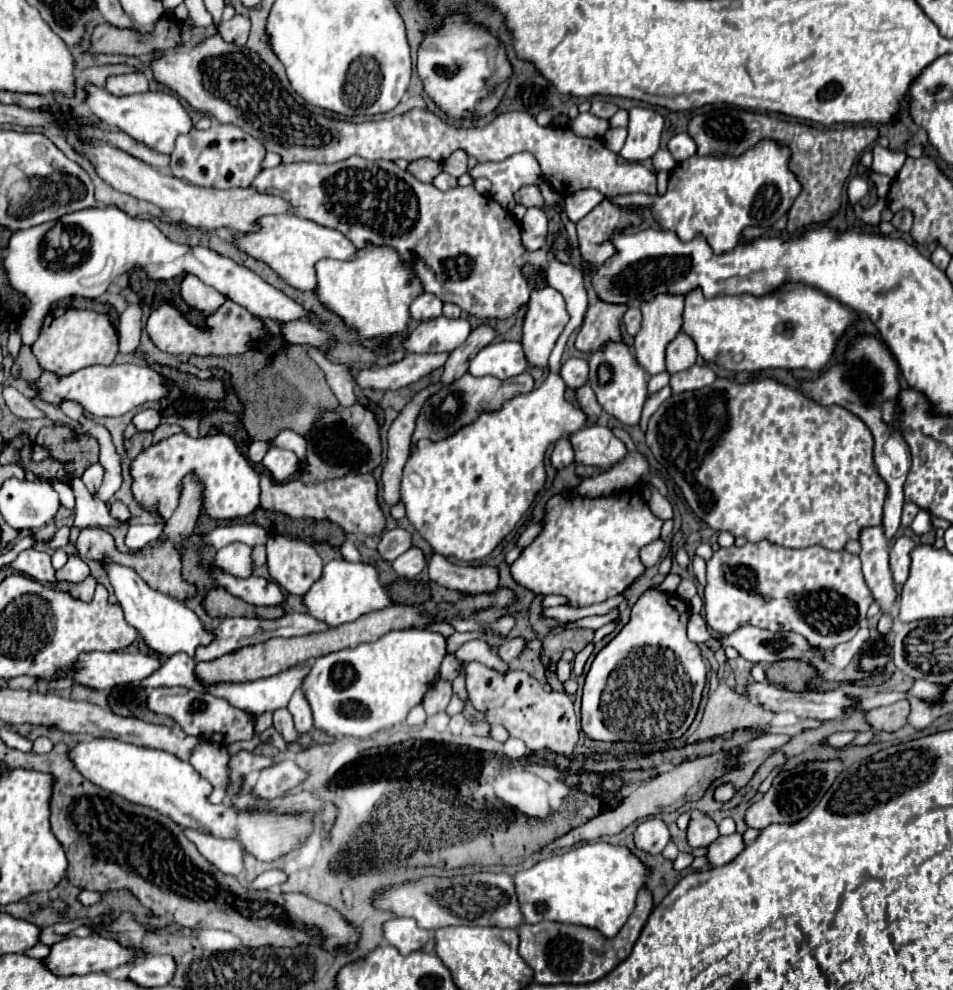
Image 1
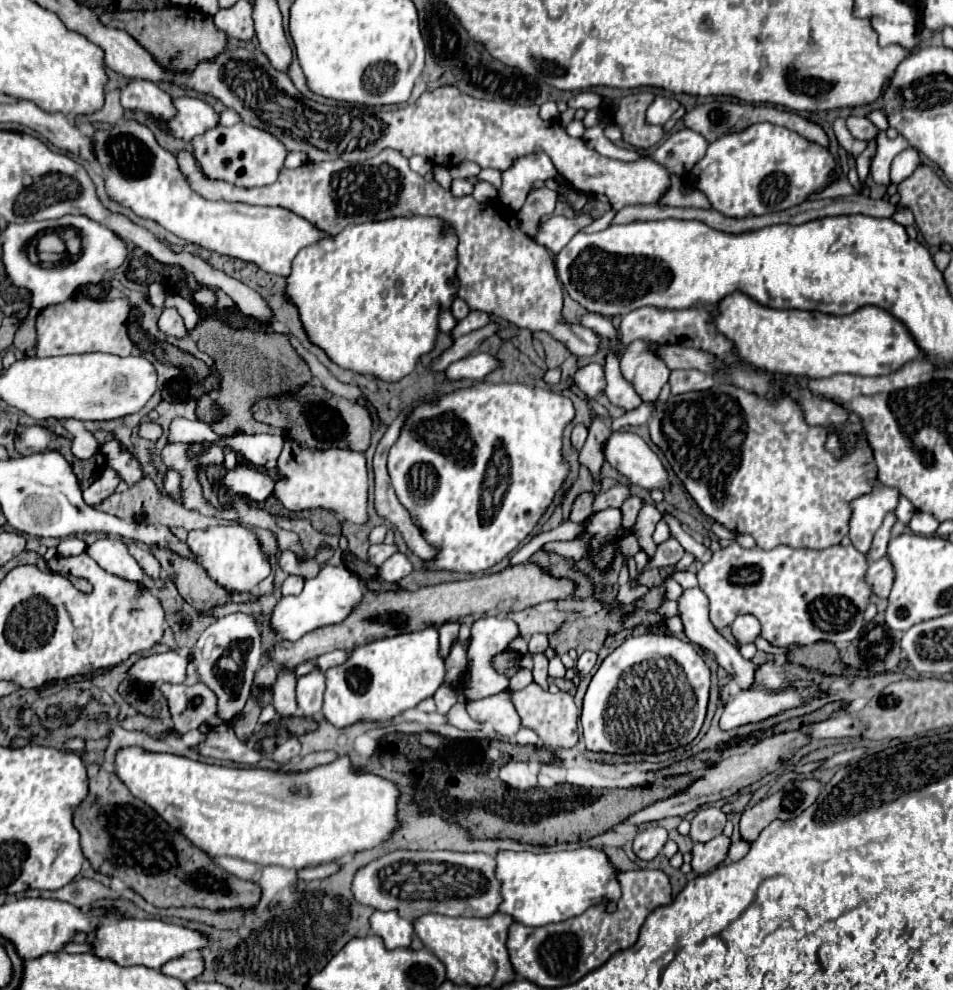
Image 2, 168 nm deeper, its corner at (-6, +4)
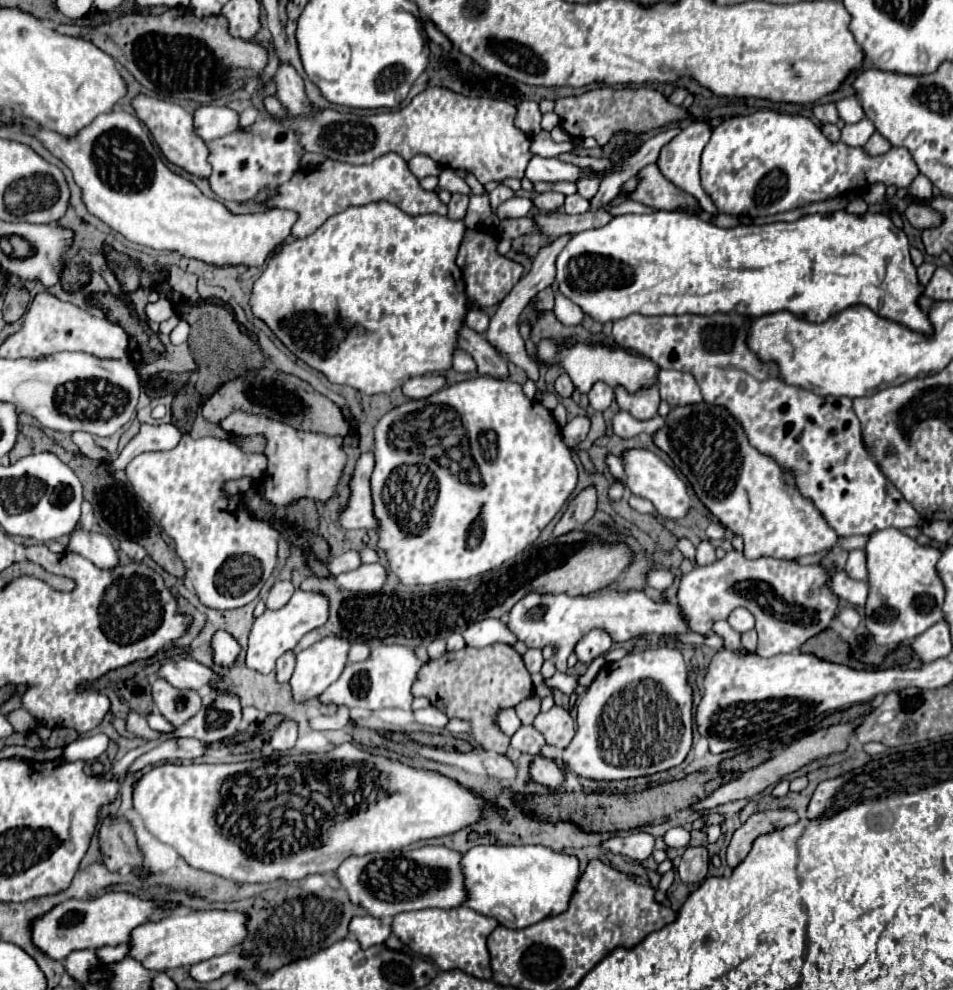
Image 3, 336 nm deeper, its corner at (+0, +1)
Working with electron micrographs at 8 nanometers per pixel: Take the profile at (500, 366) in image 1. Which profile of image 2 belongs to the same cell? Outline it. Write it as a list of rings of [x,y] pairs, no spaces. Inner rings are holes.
[[[479,352],[479,354],[471,354],[463,360],[453,362],[445,372],[451,380],[459,380],[459,378],[485,378],[489,372],[493,372],[497,366],[501,366],[503,362],[489,354],[489,352]]]

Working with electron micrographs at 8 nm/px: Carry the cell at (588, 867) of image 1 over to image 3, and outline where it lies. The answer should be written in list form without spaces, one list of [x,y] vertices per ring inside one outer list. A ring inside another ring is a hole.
[[[475,845],[461,855],[461,871],[465,877],[465,907],[499,921],[509,929],[525,929],[547,917],[559,915],[569,907],[571,895],[579,881],[579,861],[573,855],[557,853],[541,845]]]

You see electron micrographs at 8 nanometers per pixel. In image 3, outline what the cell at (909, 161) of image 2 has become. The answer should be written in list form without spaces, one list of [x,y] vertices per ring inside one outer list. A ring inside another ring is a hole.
[[[767,109],[755,111],[753,115],[745,117],[731,117],[719,123],[713,129],[713,135],[701,155],[701,187],[717,205],[717,209],[727,215],[767,217],[833,197],[843,197],[851,193],[861,195],[863,189],[873,183],[907,187],[917,175],[919,169],[909,151],[903,147],[891,147],[889,153],[871,157],[863,147],[849,147],[843,141],[829,141],[821,133],[821,129],[803,115],[789,115]]]

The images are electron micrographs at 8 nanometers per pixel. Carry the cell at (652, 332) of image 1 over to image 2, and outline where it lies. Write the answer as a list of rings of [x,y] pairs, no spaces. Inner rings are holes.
[[[635,340],[621,356],[621,372],[635,386],[641,400],[655,400],[671,374],[671,370],[659,362],[659,354],[655,354],[651,346],[655,344]]]

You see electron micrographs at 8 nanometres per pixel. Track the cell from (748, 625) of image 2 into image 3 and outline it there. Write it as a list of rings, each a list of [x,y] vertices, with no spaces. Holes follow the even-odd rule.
[[[737,607],[737,609],[729,615],[729,625],[731,625],[735,631],[745,633],[745,631],[753,629],[755,619],[753,619],[753,615],[751,615],[745,607]]]

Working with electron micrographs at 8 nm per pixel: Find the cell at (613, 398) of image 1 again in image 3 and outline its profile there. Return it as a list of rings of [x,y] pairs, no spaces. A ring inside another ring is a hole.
[[[555,293],[555,307],[553,307],[555,317],[563,323],[563,325],[579,325],[583,321],[583,311],[573,305],[563,293]]]

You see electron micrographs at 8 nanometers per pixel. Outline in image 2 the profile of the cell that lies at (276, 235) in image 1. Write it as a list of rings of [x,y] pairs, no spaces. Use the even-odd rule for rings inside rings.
[[[127,120],[115,124],[111,130],[95,132],[93,140],[97,162],[107,176],[105,186],[109,196],[131,208],[137,216],[155,220],[187,242],[195,242],[225,256],[253,262],[269,274],[287,278],[287,274],[291,274],[291,262],[301,248],[329,238],[327,232],[285,208],[229,204],[201,198],[183,180],[181,172],[177,170],[175,156],[163,150],[153,138],[153,132],[137,120]]]

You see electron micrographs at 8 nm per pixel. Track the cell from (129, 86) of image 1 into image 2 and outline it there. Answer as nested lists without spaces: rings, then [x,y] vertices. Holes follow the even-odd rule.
[[[131,80],[121,90],[121,106],[125,110],[151,112],[165,120],[175,116],[171,96],[163,92],[155,82],[149,82],[149,80]]]

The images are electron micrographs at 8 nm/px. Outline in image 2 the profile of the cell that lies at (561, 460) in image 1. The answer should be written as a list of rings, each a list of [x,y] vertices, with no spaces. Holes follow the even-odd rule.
[[[577,424],[575,428],[573,428],[573,434],[571,434],[571,444],[573,444],[573,450],[581,450],[583,448],[583,444],[585,444],[585,438],[587,438],[587,426],[583,426],[583,424]]]

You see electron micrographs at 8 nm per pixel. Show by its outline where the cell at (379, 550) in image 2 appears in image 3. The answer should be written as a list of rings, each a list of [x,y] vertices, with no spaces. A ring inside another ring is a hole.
[[[347,551],[343,555],[337,555],[337,557],[331,557],[329,559],[329,575],[331,577],[337,577],[339,573],[347,573],[347,571],[353,571],[361,565],[359,561],[359,553],[357,551]]]

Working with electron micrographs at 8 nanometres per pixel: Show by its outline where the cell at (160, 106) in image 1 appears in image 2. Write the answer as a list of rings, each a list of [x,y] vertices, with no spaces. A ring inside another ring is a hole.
[[[181,96],[175,98],[173,102],[177,108],[177,116],[171,118],[171,122],[163,122],[163,118],[147,114],[147,118],[151,118],[165,134],[189,142],[193,136],[203,134],[205,130],[217,126],[217,112],[201,98]]]

